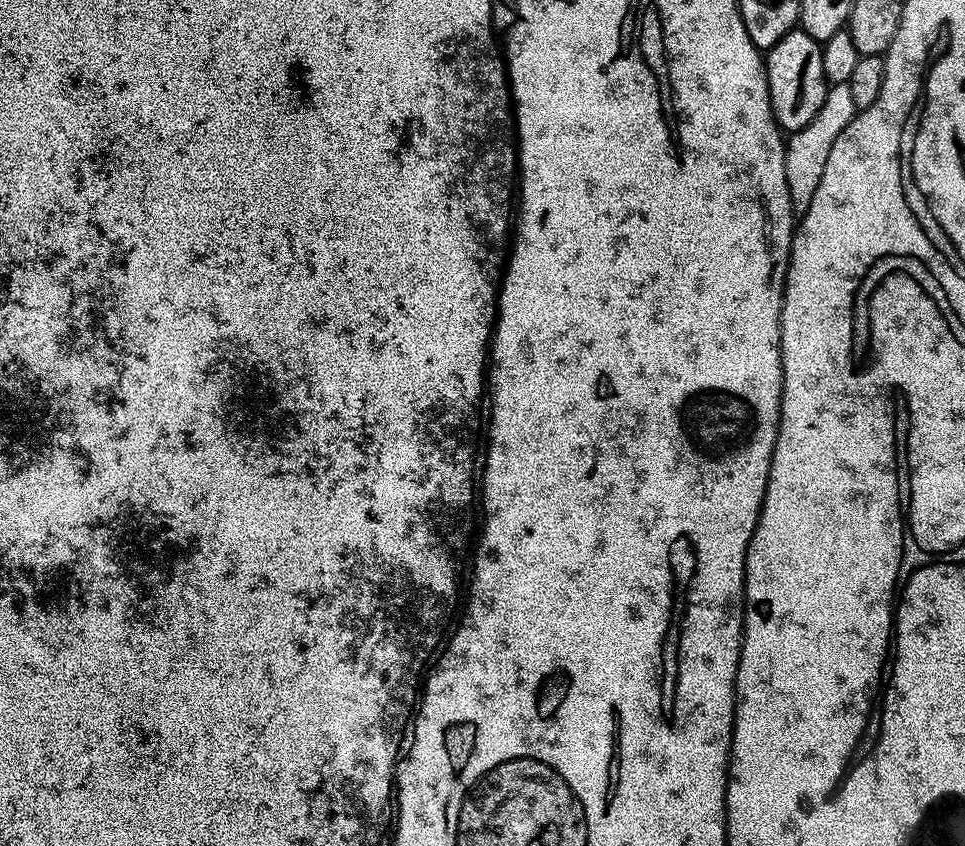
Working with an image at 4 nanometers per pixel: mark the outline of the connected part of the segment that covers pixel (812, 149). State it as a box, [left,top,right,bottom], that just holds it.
[784,84,857,214]

